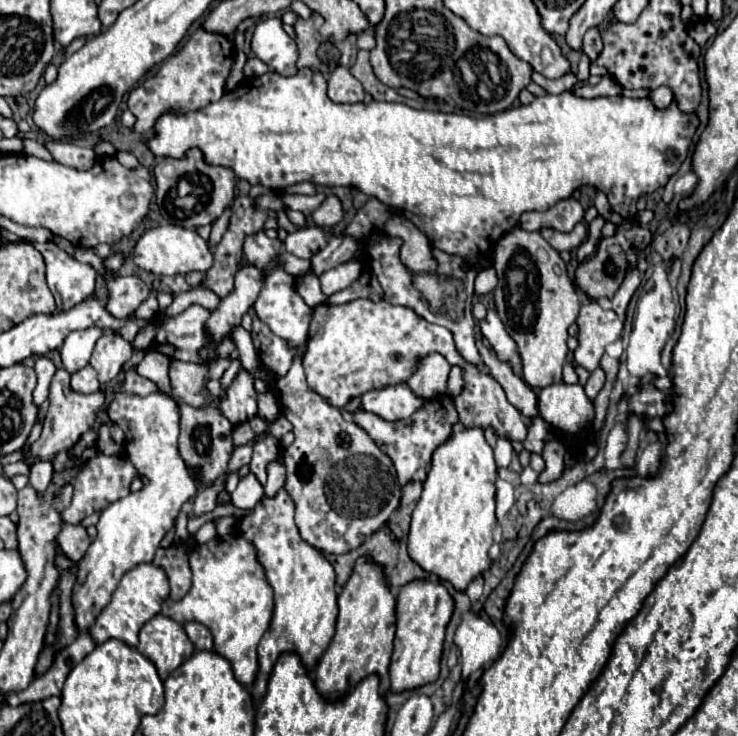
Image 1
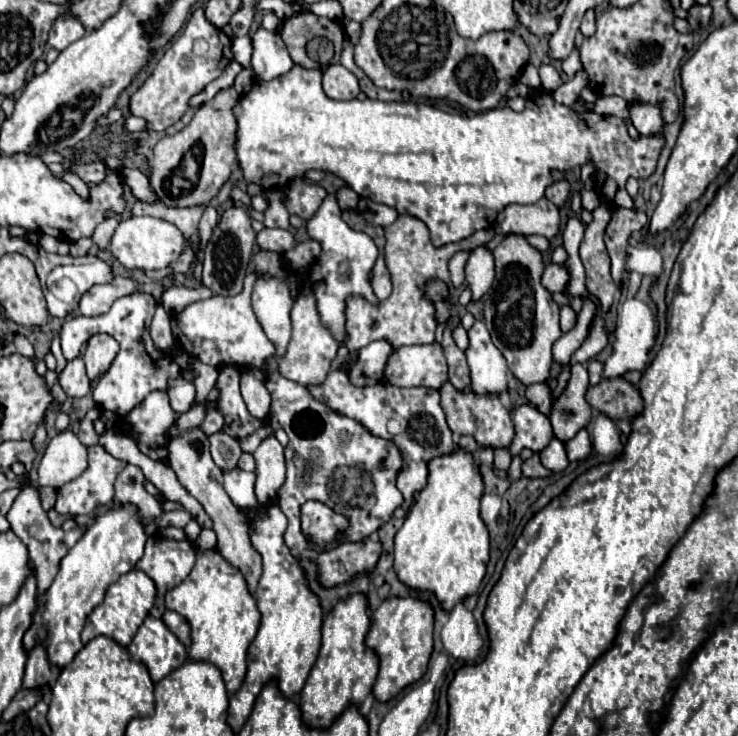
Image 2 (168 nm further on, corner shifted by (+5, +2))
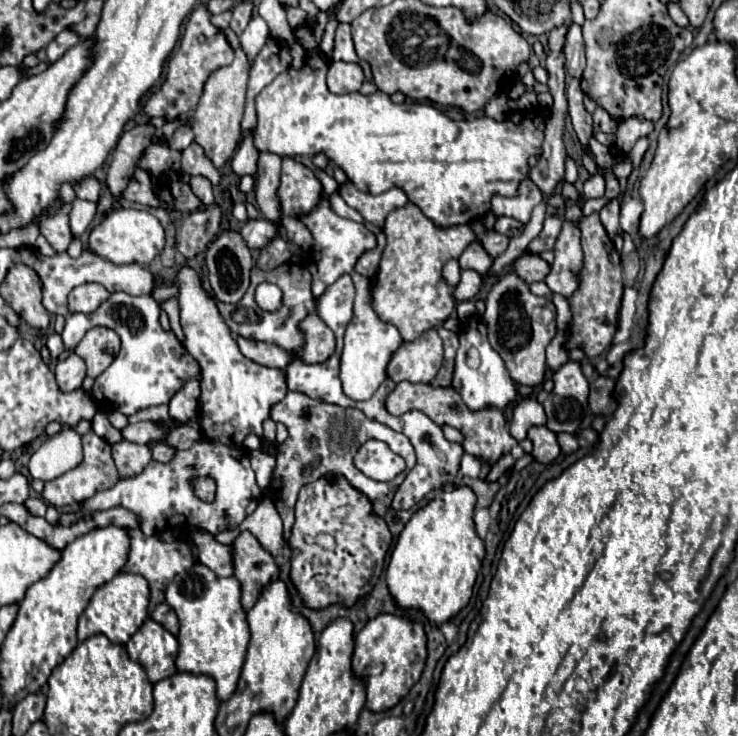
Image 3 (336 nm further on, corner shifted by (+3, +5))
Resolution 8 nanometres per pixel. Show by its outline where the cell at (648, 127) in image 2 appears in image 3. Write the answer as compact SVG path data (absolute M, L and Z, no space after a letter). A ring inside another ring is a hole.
M626 117L626 119L620 121L620 125L616 129L616 147L622 153L630 153L634 143L640 137L646 137L652 131L654 131L654 123L652 121L638 119L638 117Z

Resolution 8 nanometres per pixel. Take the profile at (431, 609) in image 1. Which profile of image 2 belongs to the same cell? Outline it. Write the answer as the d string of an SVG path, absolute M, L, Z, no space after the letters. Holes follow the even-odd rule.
M418 598L384 600L372 614L372 626L366 634L364 644L372 648L380 658L380 672L372 690L378 702L392 700L400 690L404 690L404 686L410 686L424 676L432 654L432 626L434 612L428 602L422 602Z

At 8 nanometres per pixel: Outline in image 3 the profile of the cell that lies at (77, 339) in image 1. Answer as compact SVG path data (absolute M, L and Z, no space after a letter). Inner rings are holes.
M112 293L96 313L72 313L66 317L66 325L62 331L62 341L66 349L74 349L84 333L92 327L108 327L120 335L121 348L111 365L95 379L92 397L106 411L120 411L124 415L134 415L140 409L168 403L174 393L188 381L196 377L200 367L194 357L180 345L172 331L164 331L158 323L160 303L152 295L128 295L128 293Z

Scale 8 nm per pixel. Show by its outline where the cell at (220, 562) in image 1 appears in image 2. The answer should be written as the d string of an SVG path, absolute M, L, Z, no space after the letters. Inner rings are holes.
M218 550L198 552L190 576L166 592L166 608L176 610L190 624L190 660L202 660L220 668L226 690L232 694L246 676L246 652L256 636L260 612L254 596L248 592L244 576L230 566Z

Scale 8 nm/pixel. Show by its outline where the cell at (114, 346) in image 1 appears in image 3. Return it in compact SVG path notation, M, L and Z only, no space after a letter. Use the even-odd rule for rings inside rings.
M108 327L90 329L78 343L76 353L86 361L88 377L98 377L118 355L120 337Z

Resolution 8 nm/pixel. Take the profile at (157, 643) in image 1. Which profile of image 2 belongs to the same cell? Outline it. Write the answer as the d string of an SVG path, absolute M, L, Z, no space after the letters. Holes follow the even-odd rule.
M146 616L144 624L132 638L128 652L134 660L146 664L154 682L160 682L188 660L186 648L180 644L180 640L166 628L162 620L152 616Z

